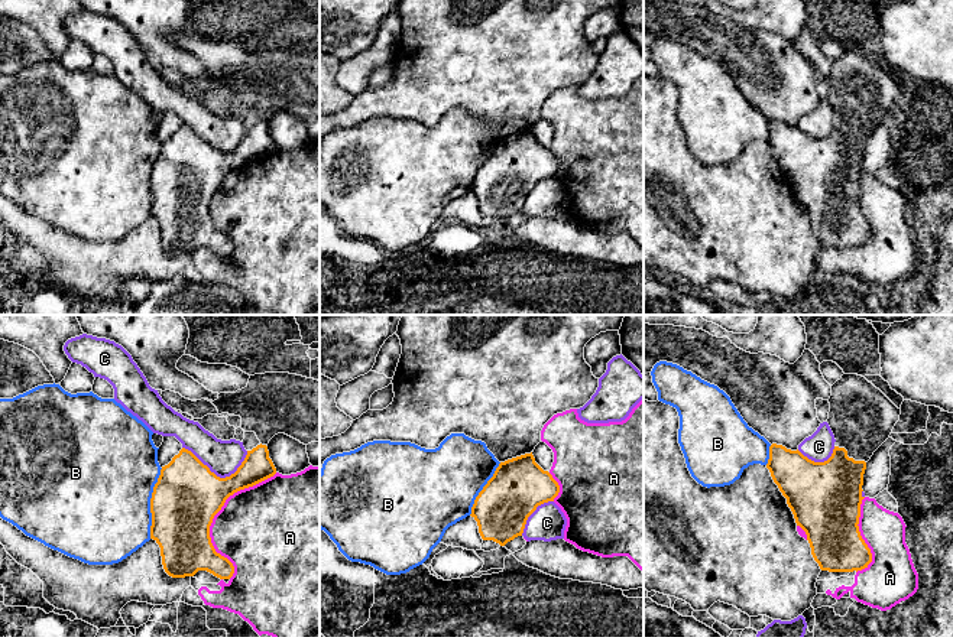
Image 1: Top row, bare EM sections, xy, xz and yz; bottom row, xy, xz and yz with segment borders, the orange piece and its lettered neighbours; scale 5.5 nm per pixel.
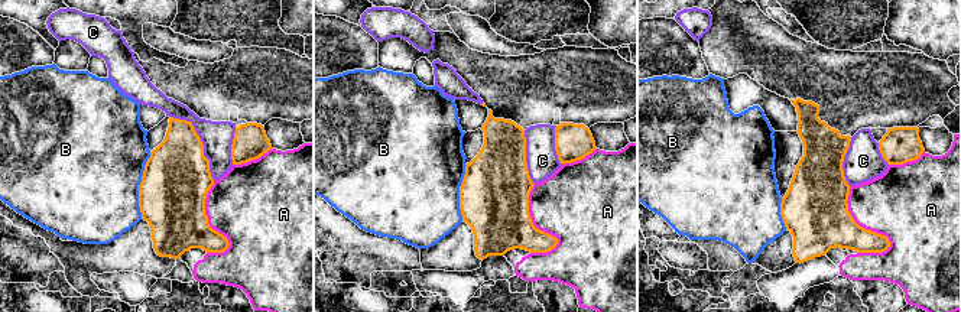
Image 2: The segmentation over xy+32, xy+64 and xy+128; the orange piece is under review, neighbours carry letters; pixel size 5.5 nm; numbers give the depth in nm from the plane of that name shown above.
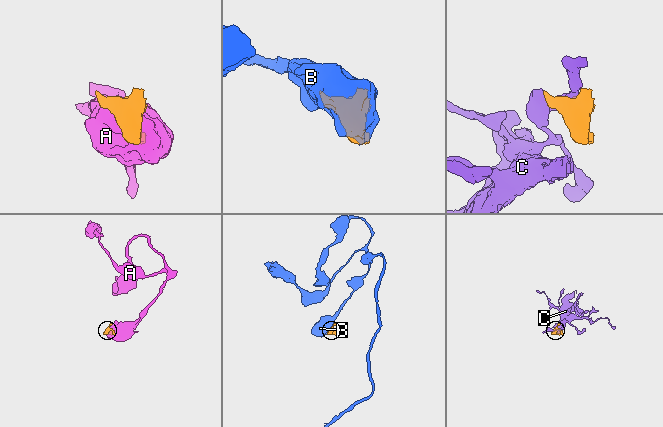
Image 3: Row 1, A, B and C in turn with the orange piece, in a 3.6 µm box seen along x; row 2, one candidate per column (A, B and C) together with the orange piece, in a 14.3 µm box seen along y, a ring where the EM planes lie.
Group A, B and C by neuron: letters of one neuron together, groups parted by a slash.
A / B / C

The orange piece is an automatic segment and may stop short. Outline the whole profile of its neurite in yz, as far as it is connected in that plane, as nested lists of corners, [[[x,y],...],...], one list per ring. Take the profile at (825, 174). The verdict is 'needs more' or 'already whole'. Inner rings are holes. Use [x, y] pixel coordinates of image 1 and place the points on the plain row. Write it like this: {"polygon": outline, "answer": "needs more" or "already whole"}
{"polygon": [[[843,51],[832,62],[827,100],[834,111],[834,126],[824,139],[814,139],[798,126],[769,123],[766,144],[805,211],[811,231],[821,247],[853,248],[868,244],[872,230],[859,208],[863,150],[873,129],[889,114],[899,97],[898,85],[879,65],[858,51]]], "answer": "needs more"}

